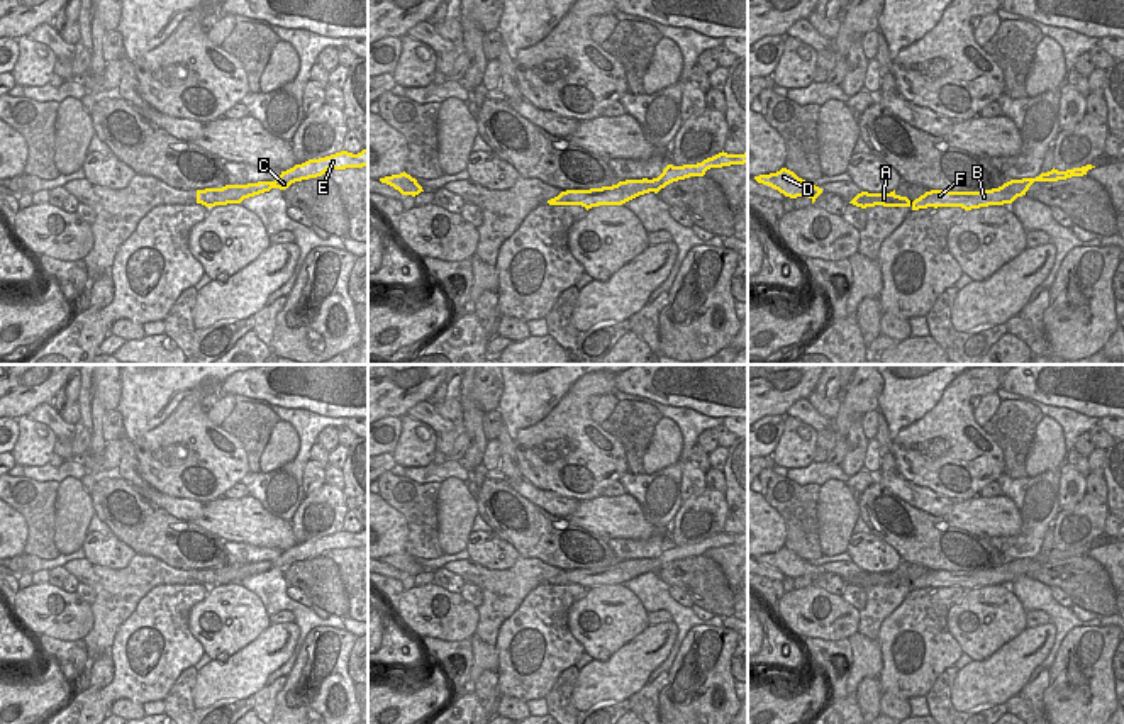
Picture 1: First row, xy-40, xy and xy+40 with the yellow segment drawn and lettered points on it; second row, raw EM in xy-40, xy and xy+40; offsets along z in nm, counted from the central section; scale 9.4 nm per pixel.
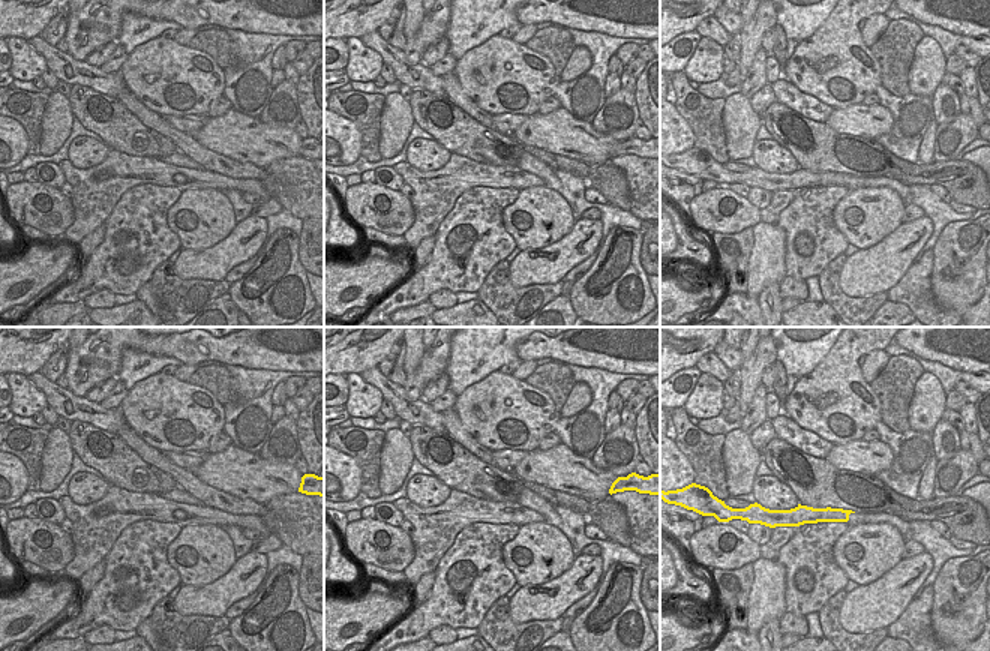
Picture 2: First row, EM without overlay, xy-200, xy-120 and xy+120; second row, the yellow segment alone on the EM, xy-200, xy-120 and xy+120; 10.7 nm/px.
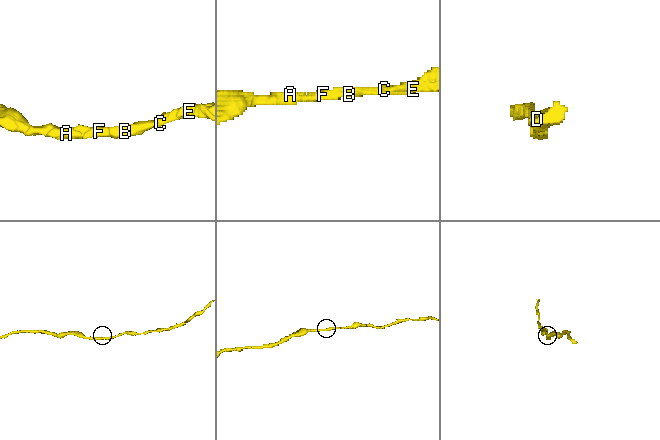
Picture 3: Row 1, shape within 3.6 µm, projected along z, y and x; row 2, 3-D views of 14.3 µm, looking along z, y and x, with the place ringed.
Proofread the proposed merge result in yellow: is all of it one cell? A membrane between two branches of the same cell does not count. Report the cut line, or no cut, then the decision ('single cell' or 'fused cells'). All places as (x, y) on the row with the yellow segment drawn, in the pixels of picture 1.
no cut; single cell

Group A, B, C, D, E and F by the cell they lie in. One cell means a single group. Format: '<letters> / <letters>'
A B C D E F

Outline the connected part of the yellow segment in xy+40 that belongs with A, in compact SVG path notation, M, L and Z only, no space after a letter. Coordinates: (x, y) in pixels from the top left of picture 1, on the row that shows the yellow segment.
M1087 164L1082 168L1073 168L1066 171L1051 170L1041 173L1036 178L1010 180L999 188L983 190L983 192L946 192L946 190L931 190L910 202L907 197L900 197L893 192L890 193L858 193L849 203L866 209L875 205L883 207L910 207L912 210L927 209L927 207L961 207L965 210L988 207L988 205L1004 205L1012 203L1017 197L1026 195L1029 187L1034 181L1058 181L1071 176L1083 176L1088 170L1095 166Z

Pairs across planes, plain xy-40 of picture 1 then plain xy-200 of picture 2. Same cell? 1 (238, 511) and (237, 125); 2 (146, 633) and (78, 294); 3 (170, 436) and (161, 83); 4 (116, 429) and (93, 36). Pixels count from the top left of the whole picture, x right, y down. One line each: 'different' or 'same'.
1: same
2: same
3: same
4: different

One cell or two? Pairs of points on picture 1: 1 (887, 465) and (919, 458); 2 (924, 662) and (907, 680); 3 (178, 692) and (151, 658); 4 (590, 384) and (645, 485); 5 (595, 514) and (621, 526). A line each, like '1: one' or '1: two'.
1: two
2: one
3: two
4: two
5: one

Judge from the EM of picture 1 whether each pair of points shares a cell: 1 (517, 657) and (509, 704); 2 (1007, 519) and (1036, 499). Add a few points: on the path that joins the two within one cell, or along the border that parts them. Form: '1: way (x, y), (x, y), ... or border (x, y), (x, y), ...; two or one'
1: border (502, 694), (514, 696), (524, 702); two
2: border (1002, 494), (1014, 504), (1021, 529), (990, 538); two

